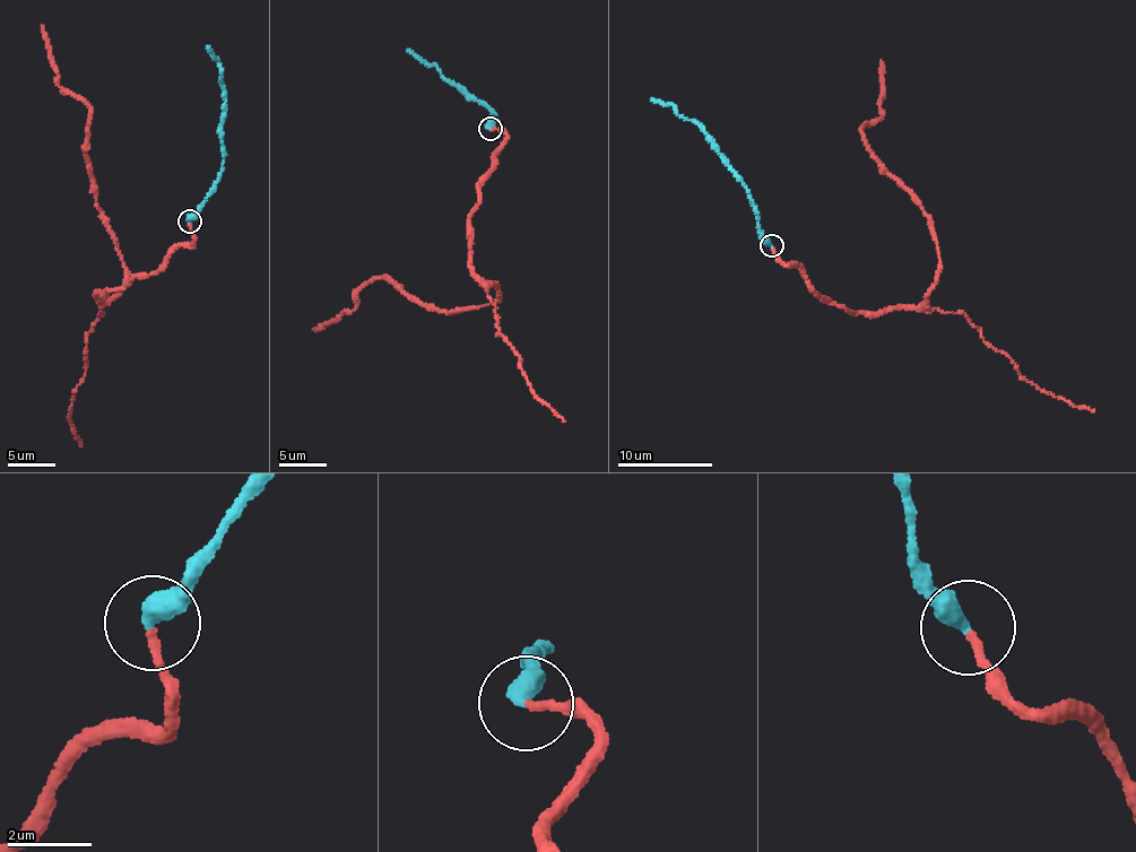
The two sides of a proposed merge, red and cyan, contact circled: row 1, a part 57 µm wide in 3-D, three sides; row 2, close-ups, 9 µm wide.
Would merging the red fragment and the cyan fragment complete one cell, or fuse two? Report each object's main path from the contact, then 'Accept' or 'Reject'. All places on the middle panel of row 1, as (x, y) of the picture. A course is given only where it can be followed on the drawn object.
Course of red: (490, 128), (506, 142), (470, 240), (473, 270), (494, 300), (449, 314), (373, 279), (350, 311), (312, 329). Course of cyan: (490, 129), (492, 111), (469, 98), (441, 70), (407, 50). Accept

